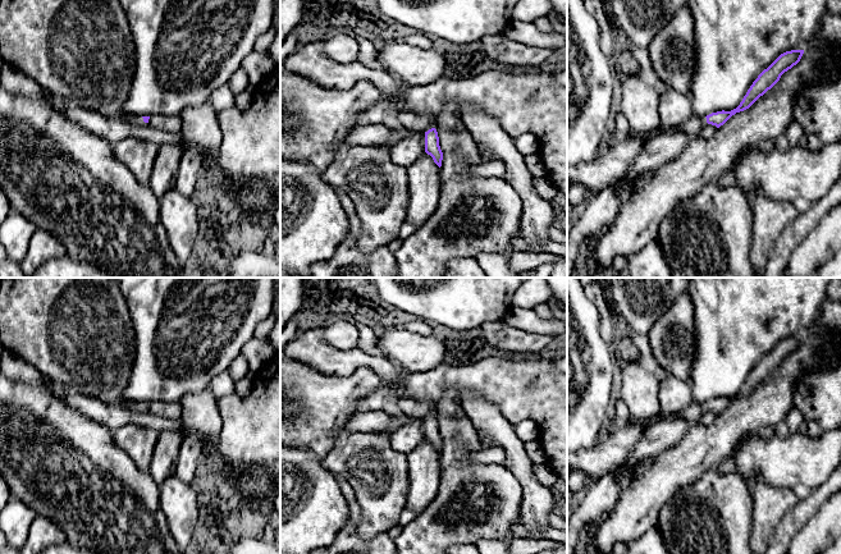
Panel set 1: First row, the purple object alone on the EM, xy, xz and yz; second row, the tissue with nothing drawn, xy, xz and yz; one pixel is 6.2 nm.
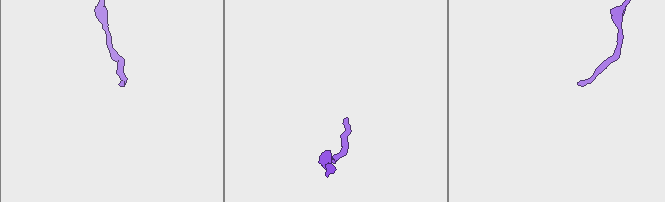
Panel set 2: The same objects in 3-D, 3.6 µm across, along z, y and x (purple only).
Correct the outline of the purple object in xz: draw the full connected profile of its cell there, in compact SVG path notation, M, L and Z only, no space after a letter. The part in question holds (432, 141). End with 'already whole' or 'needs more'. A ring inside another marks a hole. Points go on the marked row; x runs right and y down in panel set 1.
M403 109L397 114L399 124L412 132L425 133L425 152L430 155L434 162L440 168L443 152L439 146L438 132L434 128L437 116L431 114L417 114L410 109Z; needs more

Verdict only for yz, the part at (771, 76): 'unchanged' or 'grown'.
grown

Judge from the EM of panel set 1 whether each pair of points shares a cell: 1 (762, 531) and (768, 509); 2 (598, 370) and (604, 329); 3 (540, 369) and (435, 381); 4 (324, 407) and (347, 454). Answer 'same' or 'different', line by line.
1: same
2: different
3: same
4: different

